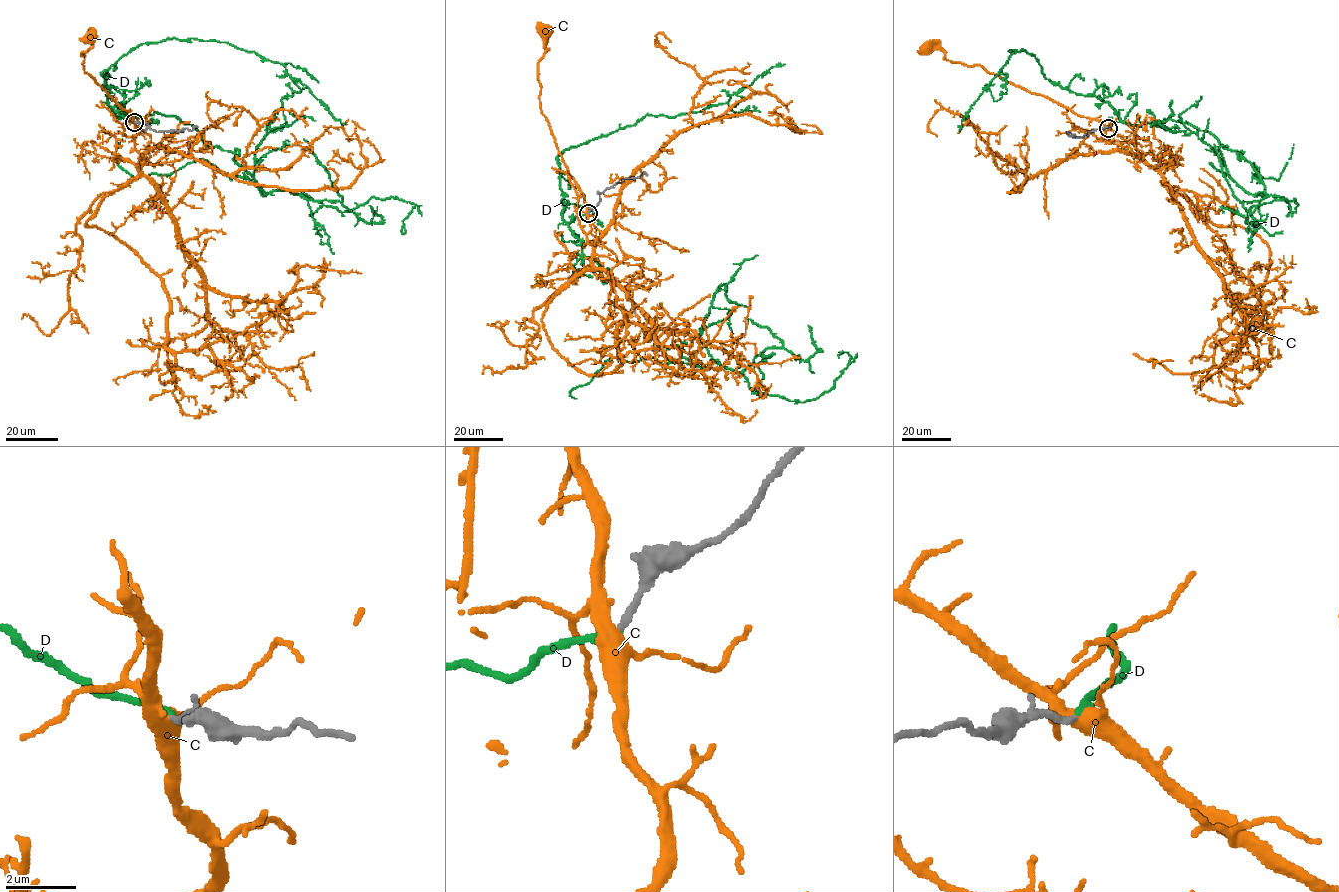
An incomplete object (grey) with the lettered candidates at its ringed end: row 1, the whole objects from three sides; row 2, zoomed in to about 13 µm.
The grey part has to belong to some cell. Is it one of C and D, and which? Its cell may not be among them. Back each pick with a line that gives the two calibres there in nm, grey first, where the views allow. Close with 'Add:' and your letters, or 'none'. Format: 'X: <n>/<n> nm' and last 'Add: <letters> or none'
D: 190/220 nm
Add: D

